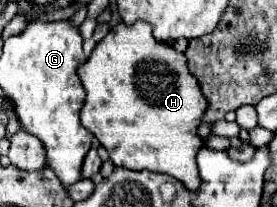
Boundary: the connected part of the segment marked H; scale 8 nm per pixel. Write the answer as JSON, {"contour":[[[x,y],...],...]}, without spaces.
{"contour":[[[138,21],[134,25],[118,23],[92,51],[86,63],[78,67],[80,81],[86,89],[86,103],[82,107],[82,125],[94,133],[100,145],[108,151],[116,167],[126,167],[134,171],[154,171],[166,173],[184,183],[188,191],[200,187],[200,175],[196,165],[196,153],[204,145],[198,135],[198,125],[208,107],[206,97],[194,75],[190,75],[186,65],[186,55],[178,53],[172,45],[156,41],[150,25]]]}

